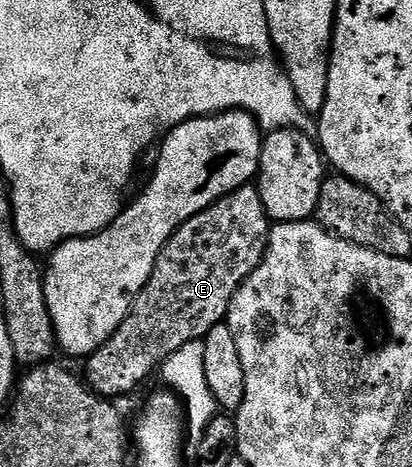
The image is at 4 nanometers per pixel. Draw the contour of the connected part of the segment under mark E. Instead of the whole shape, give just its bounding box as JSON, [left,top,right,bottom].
[87,184,270,400]

